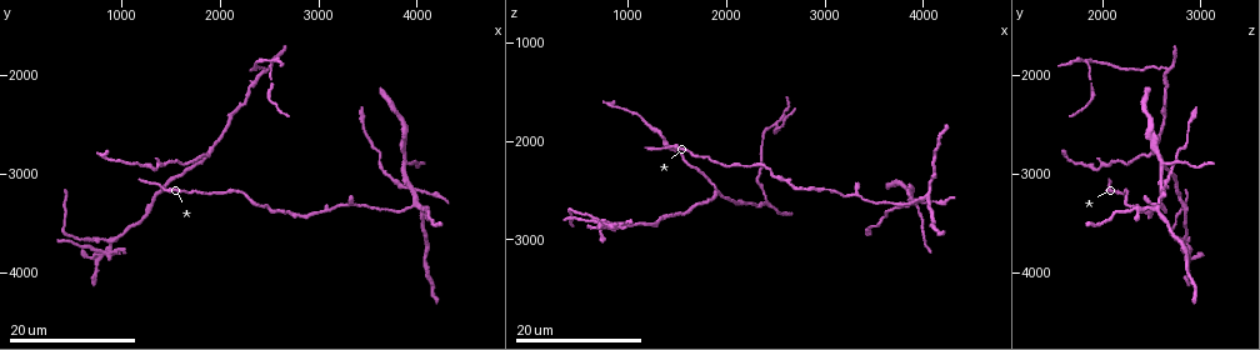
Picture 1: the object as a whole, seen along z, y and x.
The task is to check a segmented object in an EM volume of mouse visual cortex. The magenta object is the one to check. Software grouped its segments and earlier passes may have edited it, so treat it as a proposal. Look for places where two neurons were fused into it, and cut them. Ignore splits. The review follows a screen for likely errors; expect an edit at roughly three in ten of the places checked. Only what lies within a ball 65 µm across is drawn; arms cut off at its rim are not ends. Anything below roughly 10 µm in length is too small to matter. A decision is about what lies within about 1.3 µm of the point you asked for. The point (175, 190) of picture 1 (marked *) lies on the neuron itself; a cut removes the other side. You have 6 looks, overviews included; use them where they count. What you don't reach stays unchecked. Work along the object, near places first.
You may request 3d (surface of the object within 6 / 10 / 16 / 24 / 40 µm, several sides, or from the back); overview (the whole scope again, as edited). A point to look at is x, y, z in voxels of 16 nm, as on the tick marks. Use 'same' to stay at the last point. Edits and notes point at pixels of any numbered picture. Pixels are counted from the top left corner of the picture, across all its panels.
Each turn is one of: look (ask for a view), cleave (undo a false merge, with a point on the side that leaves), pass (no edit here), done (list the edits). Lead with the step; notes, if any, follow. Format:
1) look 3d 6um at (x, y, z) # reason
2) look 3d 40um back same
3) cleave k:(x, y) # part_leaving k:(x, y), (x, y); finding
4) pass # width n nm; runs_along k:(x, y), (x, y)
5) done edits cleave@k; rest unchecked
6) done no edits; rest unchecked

look 3d 16um at (3320, 3320, 2560) # calibre changes

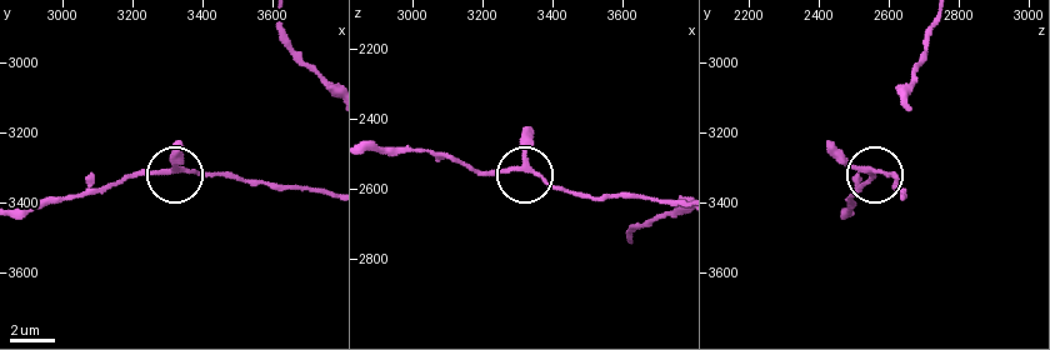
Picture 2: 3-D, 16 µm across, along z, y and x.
look 3d 6um at (3340, 3310, 2550) # closer look

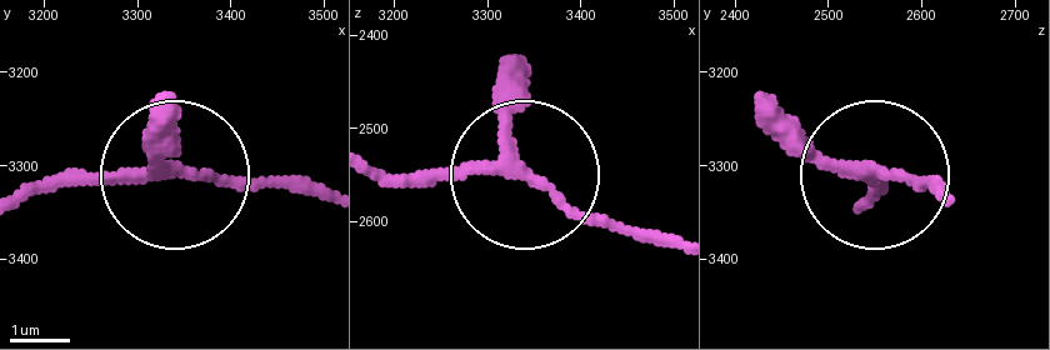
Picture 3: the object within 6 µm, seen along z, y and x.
pass # arms 3; runs_along 3:(378, 173), (451, 183), (511, 168), (641, 236); continuous, no second neuron

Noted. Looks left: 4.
look 3d 16um at (2960, 3380, 2500) # sudden change in width

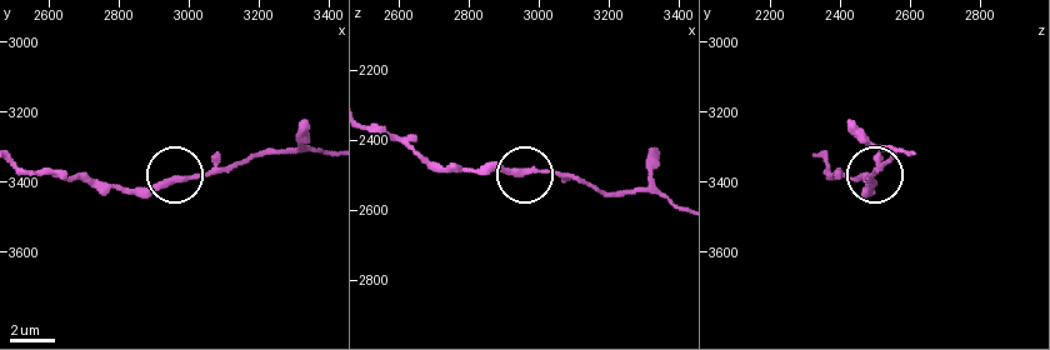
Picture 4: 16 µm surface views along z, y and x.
look 3d 10um at (2950, 3400, 2500)

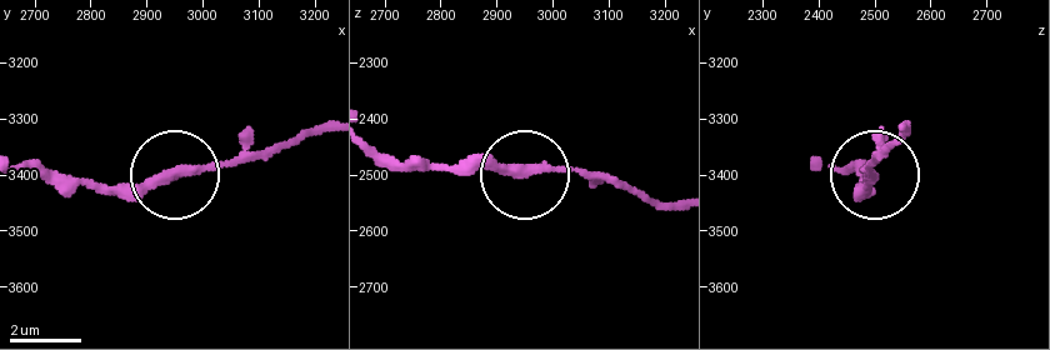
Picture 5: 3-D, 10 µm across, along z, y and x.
pass # runs_along 5:(376, 148), (458, 171), (615, 180); continuous, no second neuron

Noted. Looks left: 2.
look 3d 24um at (3900, 3120, 2620) # two arms in line, one across

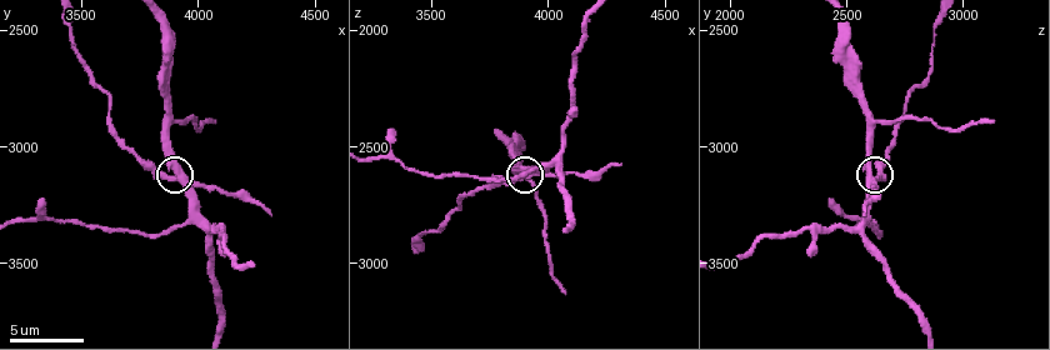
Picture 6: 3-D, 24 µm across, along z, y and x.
look 3d 10um at (3910, 3130, 2590)

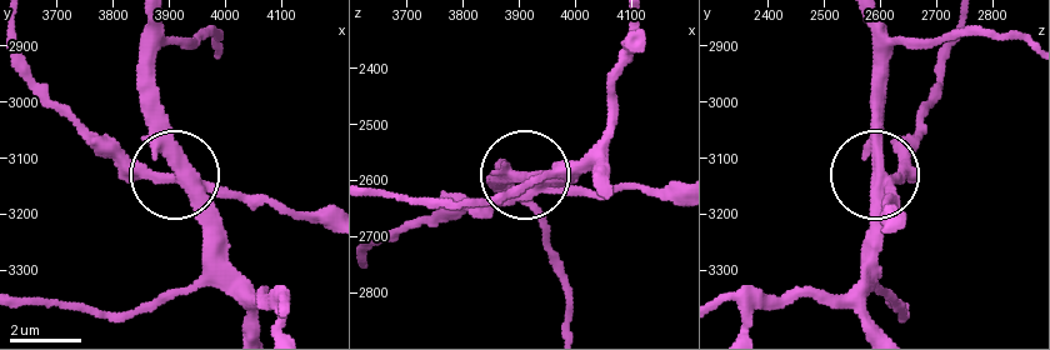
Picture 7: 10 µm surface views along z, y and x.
cleave 7:(141, 178) # side_arm 19 um; part_leaving 7:(185, 185), (116, 166), (54, 104), (20, 50); two neurons meet here

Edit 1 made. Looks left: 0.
done edits cleave@7; rest unchecked

